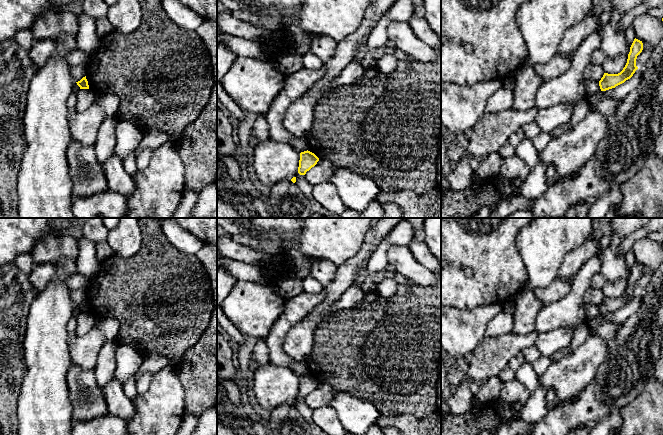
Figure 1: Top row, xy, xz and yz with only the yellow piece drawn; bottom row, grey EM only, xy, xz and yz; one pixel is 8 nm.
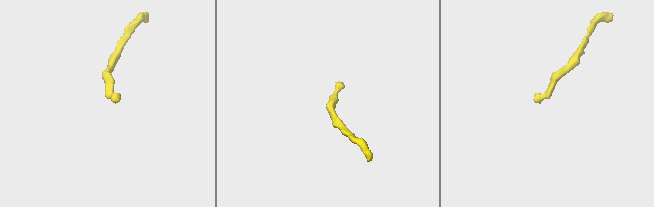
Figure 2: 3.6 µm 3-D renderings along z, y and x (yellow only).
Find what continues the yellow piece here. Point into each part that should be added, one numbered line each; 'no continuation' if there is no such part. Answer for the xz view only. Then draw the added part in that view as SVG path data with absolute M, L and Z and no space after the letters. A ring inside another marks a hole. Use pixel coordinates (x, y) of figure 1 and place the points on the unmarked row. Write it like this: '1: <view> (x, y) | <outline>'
1: xz (306, 412) | M298 396L295 399L296 401L296 408L301 414L301 416L306 419L310 424L313 423L312 417L314 410L311 409L305 402L305 399L300 399Z

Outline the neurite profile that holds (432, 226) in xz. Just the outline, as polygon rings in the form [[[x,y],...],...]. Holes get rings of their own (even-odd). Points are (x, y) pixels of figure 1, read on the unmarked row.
[[[425,218],[424,242],[441,262],[441,218]]]

